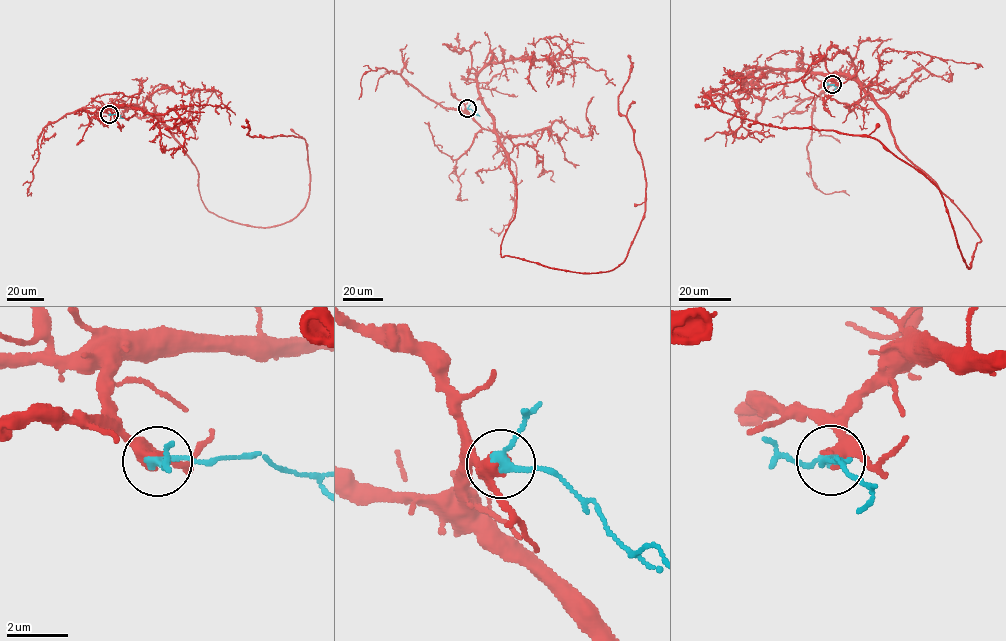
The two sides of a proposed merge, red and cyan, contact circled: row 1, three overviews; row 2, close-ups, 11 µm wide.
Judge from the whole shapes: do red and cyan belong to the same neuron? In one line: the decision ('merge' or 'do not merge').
merge

